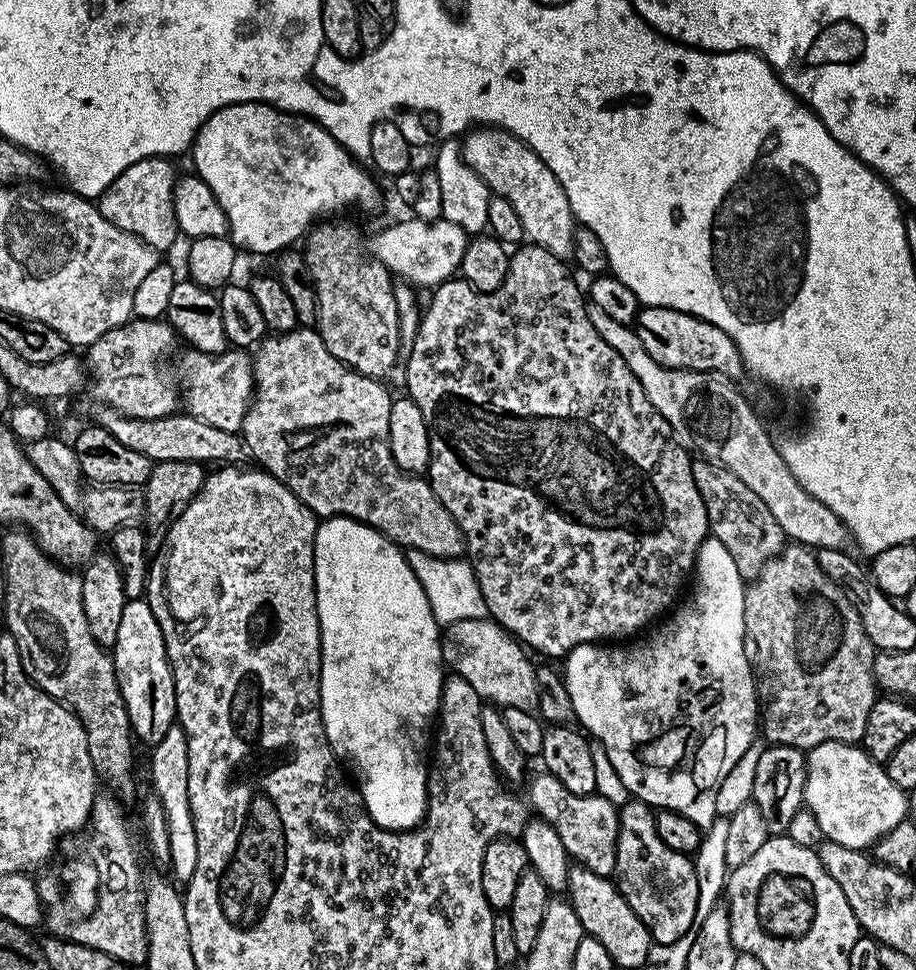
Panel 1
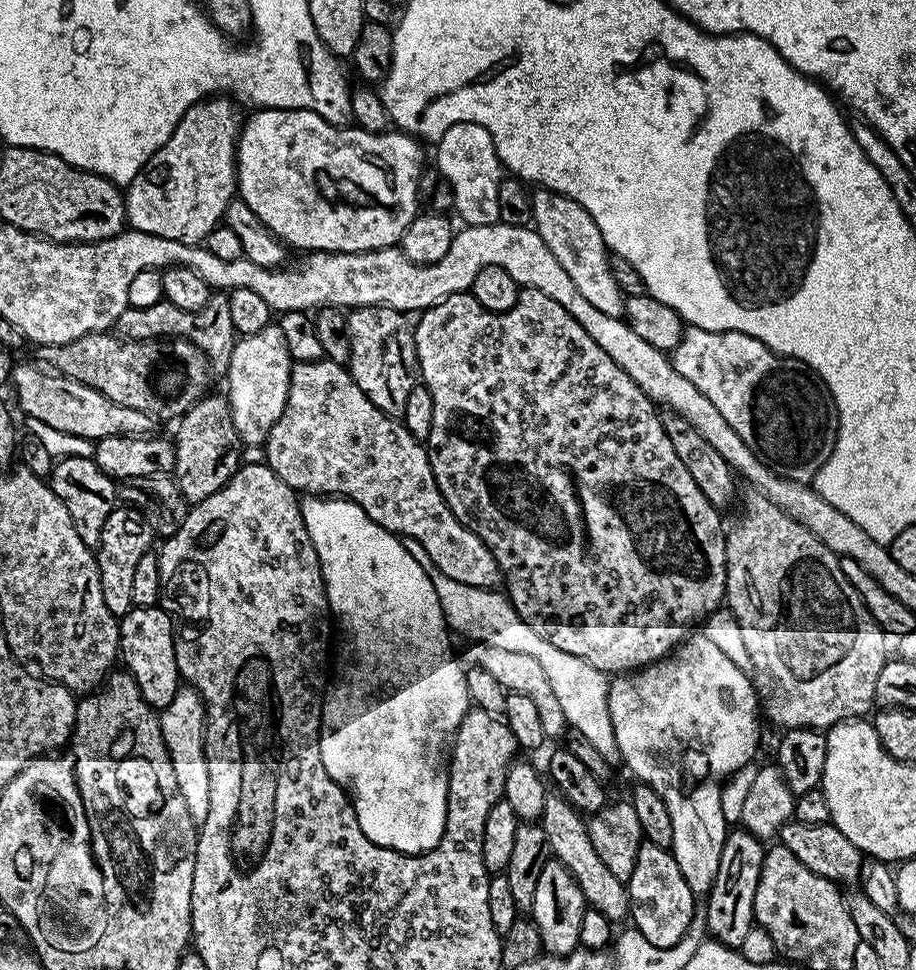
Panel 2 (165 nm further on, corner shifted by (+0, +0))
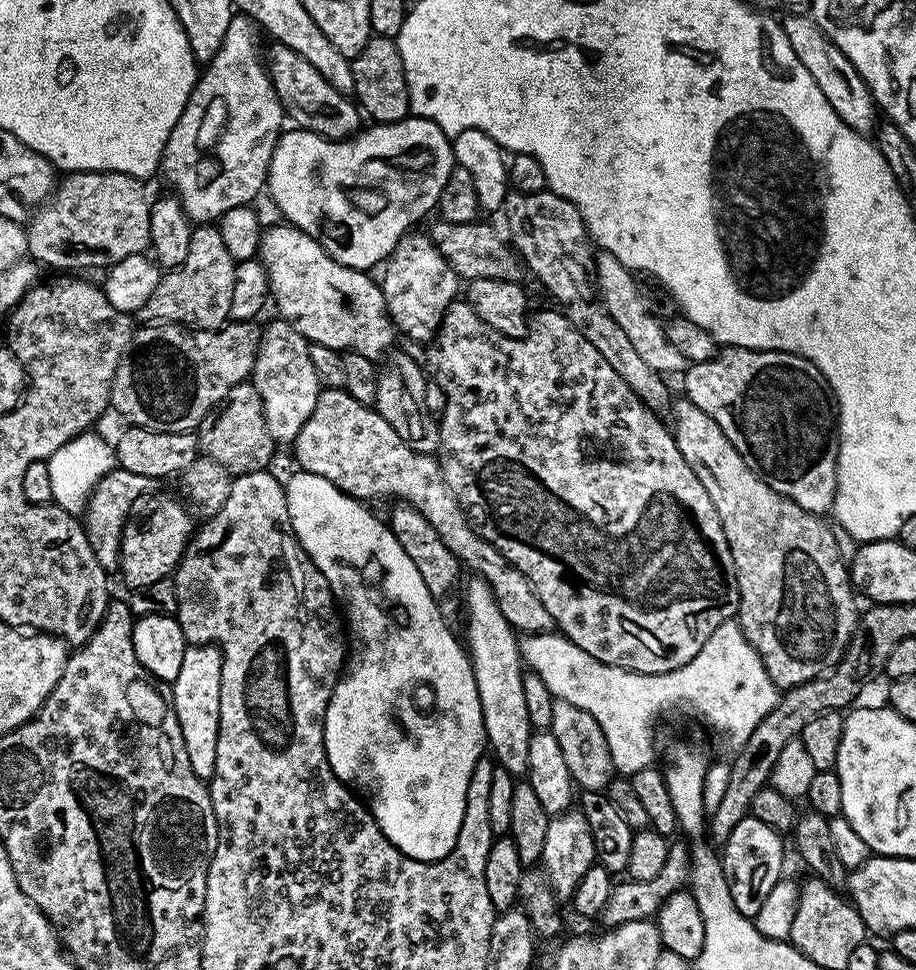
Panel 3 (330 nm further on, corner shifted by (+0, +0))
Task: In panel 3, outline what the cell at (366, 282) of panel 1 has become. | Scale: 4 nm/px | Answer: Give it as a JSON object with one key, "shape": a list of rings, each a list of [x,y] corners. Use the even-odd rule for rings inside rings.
{"shape":[[[395,352],[383,361],[380,368],[374,407],[378,414],[382,414],[382,418],[386,418],[386,422],[390,422],[390,426],[394,426],[398,438],[402,438],[402,442],[406,442],[410,450],[431,456],[440,447],[440,426],[437,417],[432,416],[430,410],[426,410],[426,386],[430,383],[429,377],[421,361],[419,364],[412,356]]]}

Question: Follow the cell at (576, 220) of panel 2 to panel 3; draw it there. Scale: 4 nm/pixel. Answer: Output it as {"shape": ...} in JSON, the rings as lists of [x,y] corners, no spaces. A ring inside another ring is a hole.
{"shape":[[[603,250],[595,253],[594,279],[600,289],[600,296],[613,318],[626,330],[626,334],[630,337],[630,342],[634,342],[634,346],[638,349],[638,355],[649,366],[654,366],[654,370],[658,370],[662,374],[676,371],[679,373],[686,364],[684,355],[668,340],[668,334],[661,317],[649,308],[641,285],[635,278],[637,279],[633,269],[622,266],[622,262],[618,262],[618,258],[614,258],[614,254]]]}

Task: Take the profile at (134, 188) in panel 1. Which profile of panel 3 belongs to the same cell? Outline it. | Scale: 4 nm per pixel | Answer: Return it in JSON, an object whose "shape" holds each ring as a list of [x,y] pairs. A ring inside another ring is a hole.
{"shape":[[[247,14],[233,15],[226,38],[222,38],[222,46],[218,46],[218,54],[203,65],[190,98],[164,147],[162,176],[164,172],[172,187],[169,189],[182,202],[189,221],[197,225],[211,225],[219,221],[226,210],[234,210],[234,206],[243,204],[251,205],[252,199],[265,191],[270,158],[286,124],[284,108],[278,102],[278,94],[268,77],[262,59],[262,44],[260,48],[256,32],[258,25]]]}

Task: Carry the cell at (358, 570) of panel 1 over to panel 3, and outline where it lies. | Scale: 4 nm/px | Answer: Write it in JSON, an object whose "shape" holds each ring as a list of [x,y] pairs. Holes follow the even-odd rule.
{"shape":[[[296,470],[296,473],[286,480],[284,493],[296,541],[304,549],[304,553],[312,559],[314,566],[318,566],[318,570],[326,578],[337,605],[342,609],[342,616],[346,621],[346,632],[350,637],[346,663],[339,673],[324,715],[326,758],[339,780],[349,786],[361,784],[362,787],[372,791],[371,814],[378,822],[382,834],[386,834],[388,841],[403,856],[408,856],[411,860],[427,861],[446,858],[446,854],[450,854],[450,850],[454,850],[456,839],[460,833],[462,818],[466,810],[466,786],[470,786],[470,774],[474,774],[474,766],[486,752],[482,702],[478,698],[478,686],[474,682],[472,661],[465,645],[461,641],[459,644],[455,634],[448,629],[451,628],[449,621],[444,619],[430,590],[426,590],[426,582],[422,582],[422,574],[418,574],[418,566],[414,566],[414,562],[406,555],[406,550],[402,550],[402,546],[398,546],[398,538],[394,538],[392,529],[388,527],[387,523],[381,517],[379,520],[368,509],[371,507],[365,506],[352,496],[347,496],[342,489],[335,488],[326,478],[303,470]]]}

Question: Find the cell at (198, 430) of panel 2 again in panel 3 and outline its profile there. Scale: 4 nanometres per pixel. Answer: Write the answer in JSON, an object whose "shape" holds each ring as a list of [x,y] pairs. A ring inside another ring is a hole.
{"shape":[[[245,382],[234,386],[208,411],[198,429],[198,448],[233,474],[263,472],[269,467],[272,451],[277,451],[278,445],[270,430],[266,430],[262,398],[255,384]]]}

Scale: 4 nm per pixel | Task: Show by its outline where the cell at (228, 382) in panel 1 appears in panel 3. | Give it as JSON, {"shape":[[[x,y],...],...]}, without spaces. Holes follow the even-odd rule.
{"shape":[[[279,323],[270,325],[263,333],[250,380],[262,398],[266,430],[270,430],[277,445],[284,446],[291,445],[298,430],[306,426],[306,418],[310,418],[318,402],[322,385],[310,358],[310,341],[291,323]]]}

